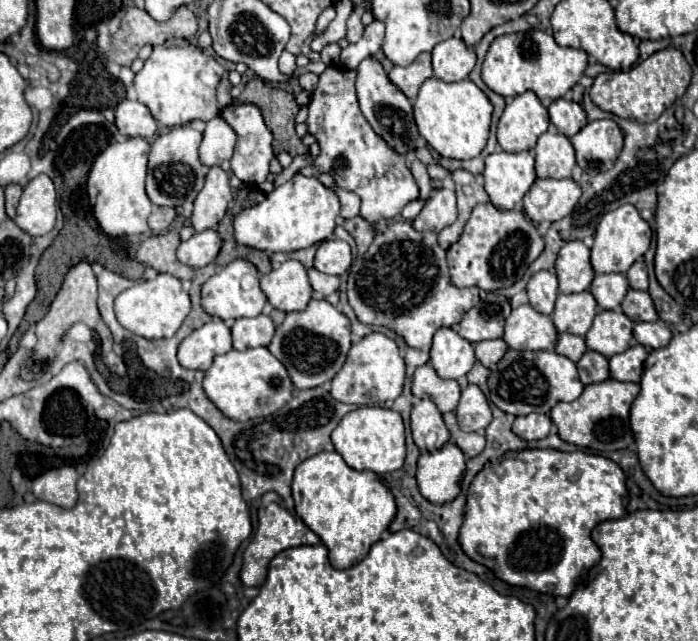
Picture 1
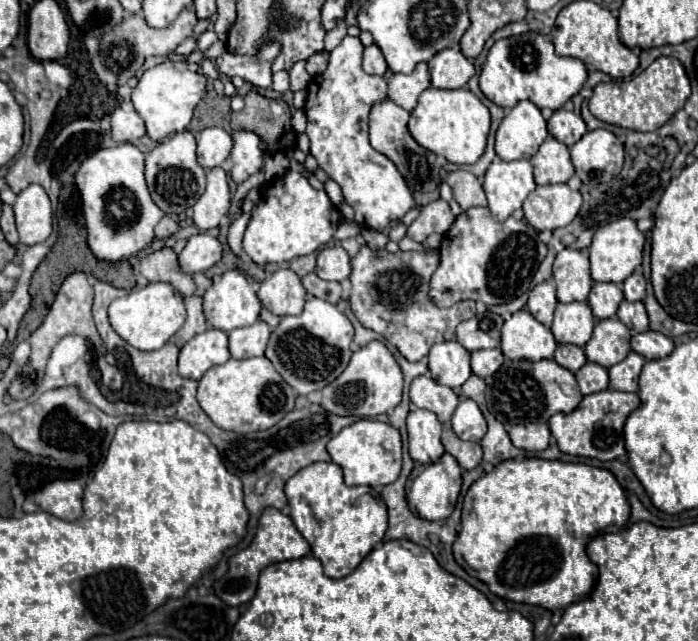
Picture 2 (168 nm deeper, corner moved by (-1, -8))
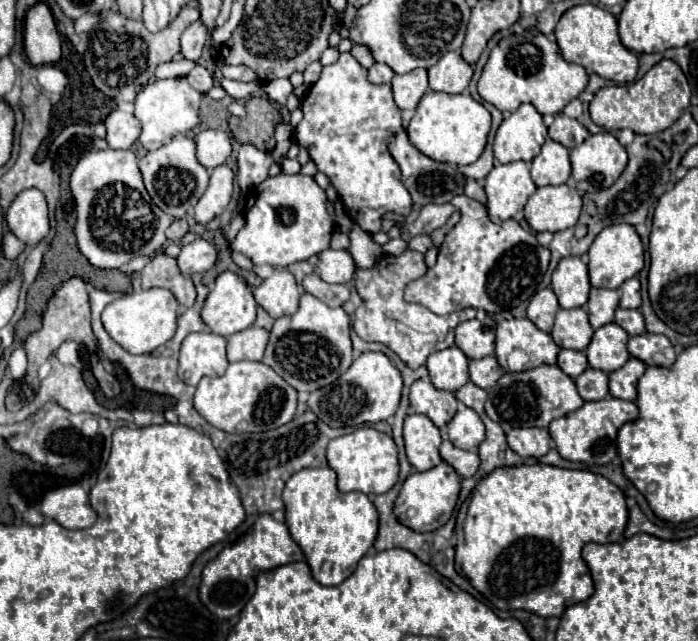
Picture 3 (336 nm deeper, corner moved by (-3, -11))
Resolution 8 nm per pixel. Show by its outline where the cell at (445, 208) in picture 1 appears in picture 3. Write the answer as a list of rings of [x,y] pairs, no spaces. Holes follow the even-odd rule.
[[[426,204],[426,206],[422,206],[418,218],[412,224],[404,224],[402,238],[406,242],[410,242],[418,234],[432,234],[434,230],[442,228],[448,222],[448,218],[452,216],[454,210],[456,208],[452,204]]]

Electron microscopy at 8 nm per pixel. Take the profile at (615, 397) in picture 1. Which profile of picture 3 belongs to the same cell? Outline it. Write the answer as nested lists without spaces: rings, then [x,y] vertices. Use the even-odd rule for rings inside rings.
[[[606,396],[604,400],[598,402],[584,402],[584,406],[568,416],[562,416],[550,424],[550,436],[556,442],[556,450],[560,452],[562,458],[572,460],[572,462],[584,462],[588,466],[594,464],[610,464],[618,456],[616,448],[616,434],[622,424],[636,420],[638,416],[638,406],[636,402]]]

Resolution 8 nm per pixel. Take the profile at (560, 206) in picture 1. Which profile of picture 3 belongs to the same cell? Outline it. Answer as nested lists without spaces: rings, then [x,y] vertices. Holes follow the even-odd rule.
[[[566,184],[538,188],[524,206],[526,222],[534,232],[558,232],[578,222],[582,196]]]

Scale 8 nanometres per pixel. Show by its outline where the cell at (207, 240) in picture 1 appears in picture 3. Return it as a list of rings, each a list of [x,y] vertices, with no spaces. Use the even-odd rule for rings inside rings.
[[[198,238],[198,240],[190,242],[190,244],[184,244],[182,252],[178,256],[180,272],[184,276],[204,274],[214,266],[216,256],[218,256],[216,246],[212,242],[208,242],[208,240],[204,240],[204,238]]]

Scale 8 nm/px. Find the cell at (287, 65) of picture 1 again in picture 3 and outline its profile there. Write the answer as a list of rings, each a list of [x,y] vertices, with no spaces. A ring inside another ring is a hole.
[[[278,78],[278,80],[272,80],[272,82],[264,84],[264,92],[268,94],[268,98],[272,102],[278,102],[278,104],[286,104],[286,98],[292,90],[294,88],[292,88],[288,78]]]

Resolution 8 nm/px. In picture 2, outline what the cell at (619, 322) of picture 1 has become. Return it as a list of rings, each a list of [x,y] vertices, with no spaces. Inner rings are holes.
[[[616,317],[598,321],[592,333],[592,339],[584,345],[584,353],[588,361],[598,363],[606,369],[616,365],[618,361],[626,359],[626,355],[630,353],[628,327]]]

